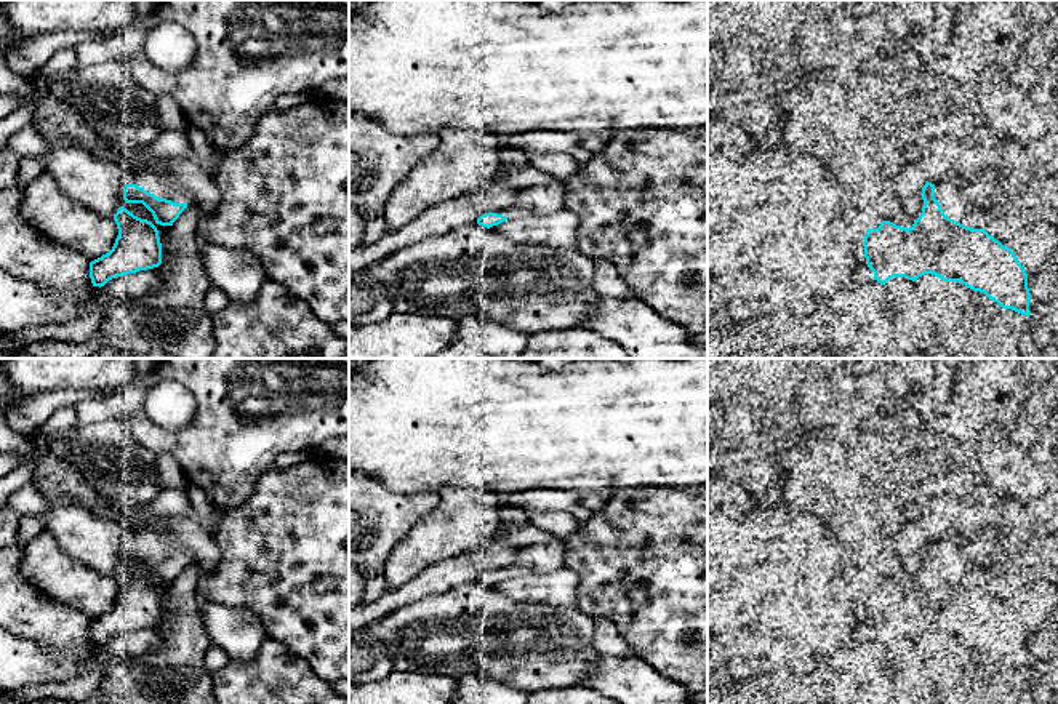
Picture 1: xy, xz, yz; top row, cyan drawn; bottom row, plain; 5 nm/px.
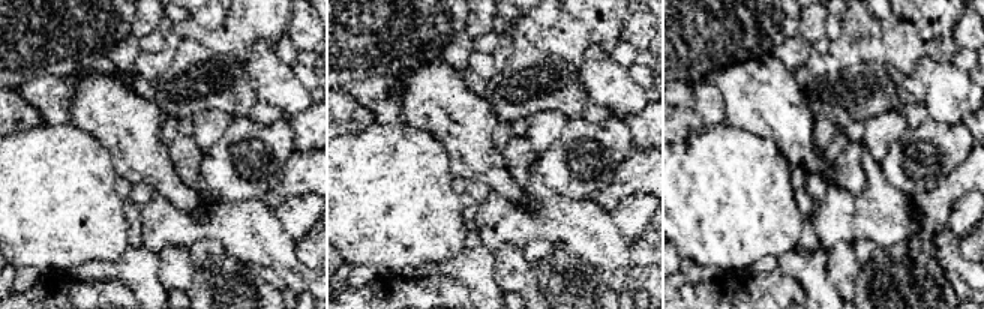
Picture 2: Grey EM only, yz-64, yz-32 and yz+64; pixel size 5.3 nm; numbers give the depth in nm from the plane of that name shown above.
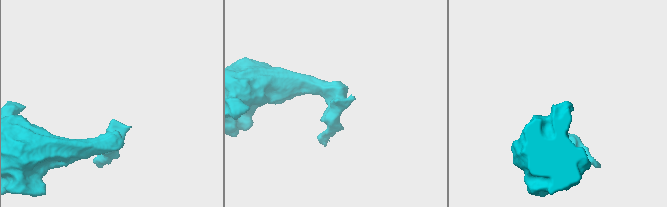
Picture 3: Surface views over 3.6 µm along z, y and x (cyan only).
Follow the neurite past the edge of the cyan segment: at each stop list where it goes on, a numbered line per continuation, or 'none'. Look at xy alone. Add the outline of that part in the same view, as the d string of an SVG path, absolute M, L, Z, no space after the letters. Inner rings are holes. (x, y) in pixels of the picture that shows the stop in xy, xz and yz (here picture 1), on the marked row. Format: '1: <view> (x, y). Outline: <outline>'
1: xy (152, 181). Outline: M144 171L138 176L136 184L158 198L166 198L174 203L187 203L187 197L182 192L166 189L166 173L163 171Z

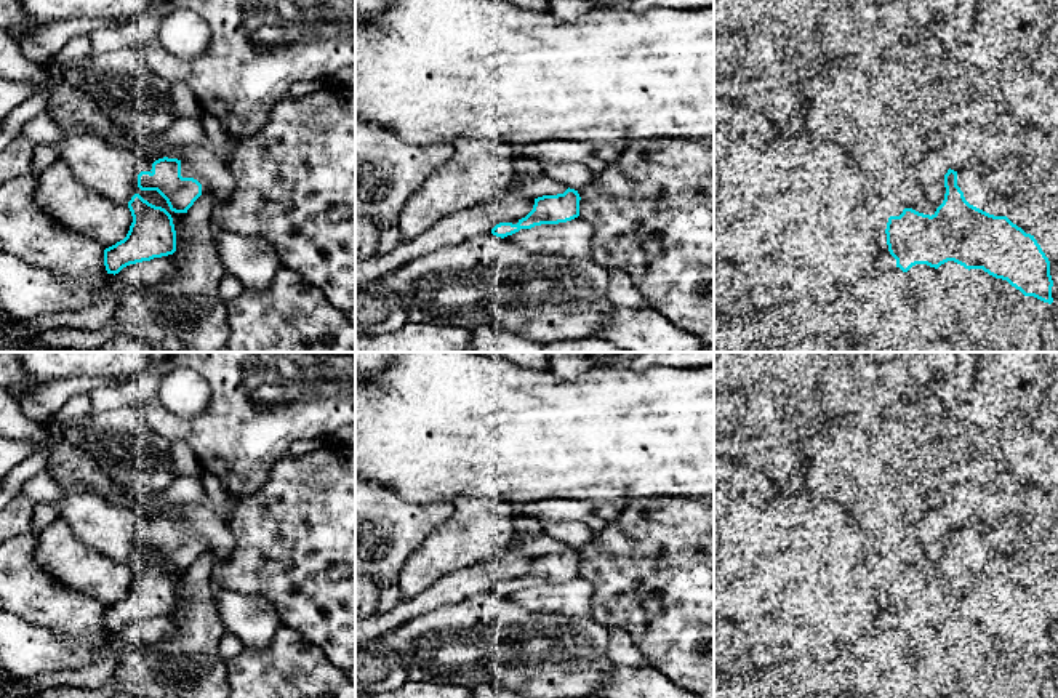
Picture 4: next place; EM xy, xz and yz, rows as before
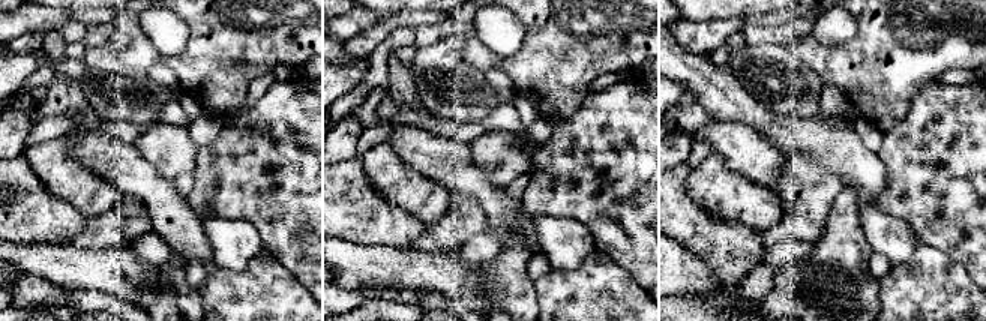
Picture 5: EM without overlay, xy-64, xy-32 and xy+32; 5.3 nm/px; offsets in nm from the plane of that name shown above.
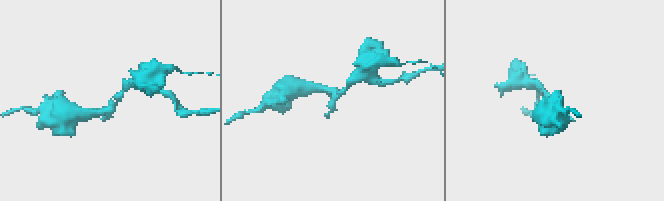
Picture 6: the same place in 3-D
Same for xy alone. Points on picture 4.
none

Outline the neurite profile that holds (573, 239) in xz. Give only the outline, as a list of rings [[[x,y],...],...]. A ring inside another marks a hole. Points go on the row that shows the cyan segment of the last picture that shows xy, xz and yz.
[[[579,216],[559,224],[541,224],[531,229],[504,237],[509,243],[536,256],[565,256],[591,258],[592,256],[594,227]]]

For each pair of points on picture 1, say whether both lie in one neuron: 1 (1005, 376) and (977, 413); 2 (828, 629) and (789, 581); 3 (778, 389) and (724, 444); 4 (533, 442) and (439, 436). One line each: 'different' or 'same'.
1: same
2: same
3: same
4: same

